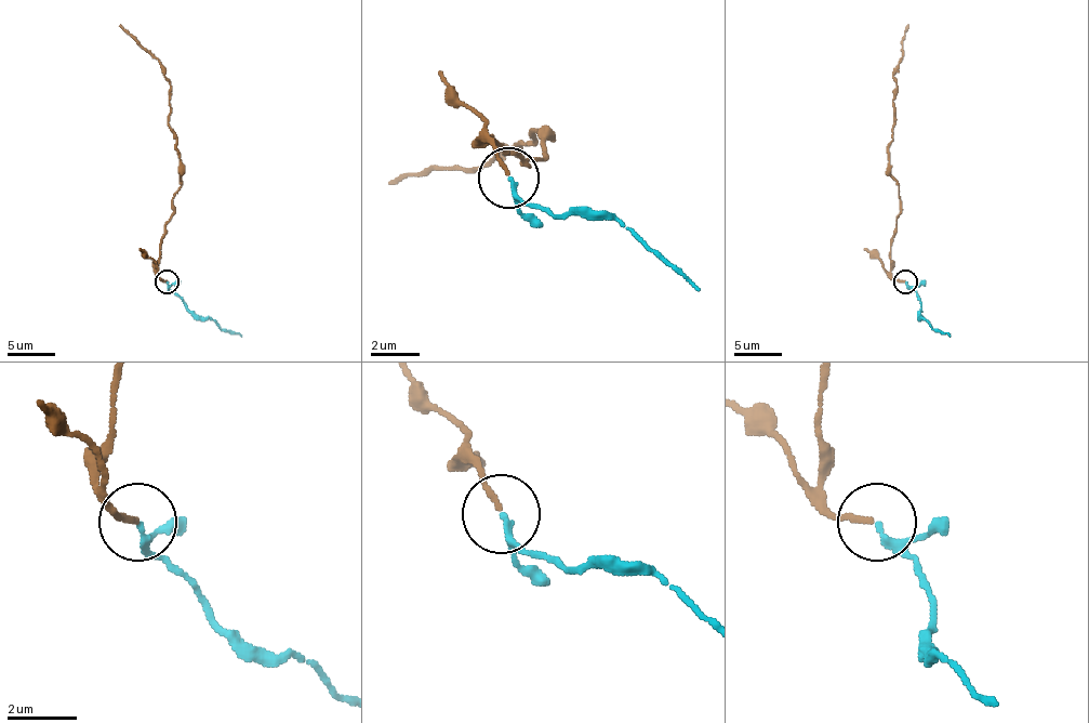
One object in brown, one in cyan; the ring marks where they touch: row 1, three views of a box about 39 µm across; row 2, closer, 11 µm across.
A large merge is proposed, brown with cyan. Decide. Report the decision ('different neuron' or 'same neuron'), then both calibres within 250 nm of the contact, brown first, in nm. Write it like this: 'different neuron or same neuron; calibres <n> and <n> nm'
same neuron; calibres 150 and 130 nm

